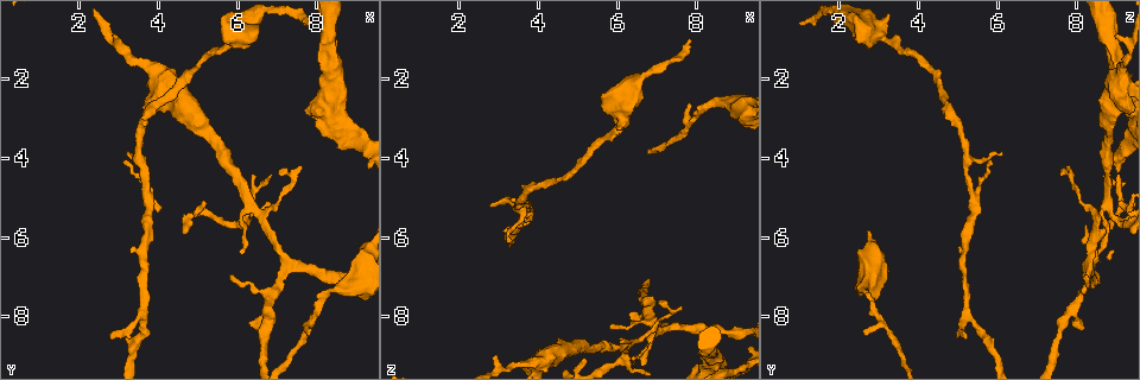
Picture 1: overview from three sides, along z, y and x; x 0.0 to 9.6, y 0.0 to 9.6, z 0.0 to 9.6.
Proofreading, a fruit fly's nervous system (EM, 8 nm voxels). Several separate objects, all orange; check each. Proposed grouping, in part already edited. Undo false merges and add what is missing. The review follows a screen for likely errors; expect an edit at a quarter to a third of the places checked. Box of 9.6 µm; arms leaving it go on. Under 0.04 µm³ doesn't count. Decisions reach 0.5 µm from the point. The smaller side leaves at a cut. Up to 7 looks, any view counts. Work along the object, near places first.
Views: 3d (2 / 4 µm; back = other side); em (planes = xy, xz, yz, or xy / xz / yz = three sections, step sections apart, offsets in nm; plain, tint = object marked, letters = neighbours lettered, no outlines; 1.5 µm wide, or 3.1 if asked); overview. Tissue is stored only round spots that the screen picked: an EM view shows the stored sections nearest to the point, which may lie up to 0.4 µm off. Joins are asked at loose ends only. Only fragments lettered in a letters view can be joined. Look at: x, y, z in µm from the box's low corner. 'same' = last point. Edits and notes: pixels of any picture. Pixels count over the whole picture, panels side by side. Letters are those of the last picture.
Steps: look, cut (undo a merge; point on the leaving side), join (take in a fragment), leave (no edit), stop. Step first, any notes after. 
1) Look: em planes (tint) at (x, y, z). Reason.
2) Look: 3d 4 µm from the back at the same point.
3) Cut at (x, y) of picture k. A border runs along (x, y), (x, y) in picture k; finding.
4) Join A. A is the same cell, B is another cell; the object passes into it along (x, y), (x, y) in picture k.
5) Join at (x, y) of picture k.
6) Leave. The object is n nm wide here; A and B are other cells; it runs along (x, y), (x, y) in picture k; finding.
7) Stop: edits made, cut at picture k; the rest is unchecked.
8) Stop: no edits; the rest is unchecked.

Look: em xz step 4 (tint) at (6.00, 0.90, 2.95).

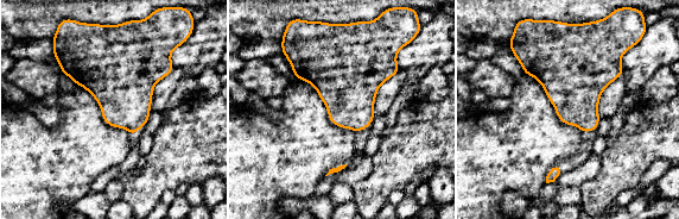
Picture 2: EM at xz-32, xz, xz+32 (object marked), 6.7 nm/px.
Look: em xz step 4 (letters) at the same point. See the neighbours.

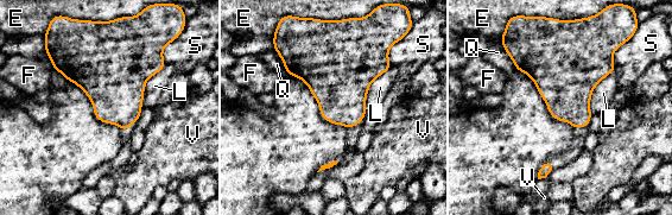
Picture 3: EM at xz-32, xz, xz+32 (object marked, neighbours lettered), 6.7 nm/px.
Leave. E, F, L, Q, S and V are other cells; a border runs along (391, 67), (372, 82), (366, 112) in picture 3; all the same cell.

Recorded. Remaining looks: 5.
Look: 3d 2 µm at (6.25, 5.20, 8.75). Sharp bend.

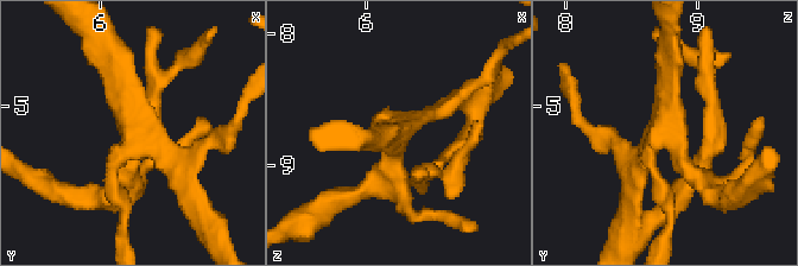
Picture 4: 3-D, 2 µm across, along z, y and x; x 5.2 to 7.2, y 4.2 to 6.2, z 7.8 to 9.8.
Look: em xz step 8 (letters) at (6.26, 5.18, 8.72).

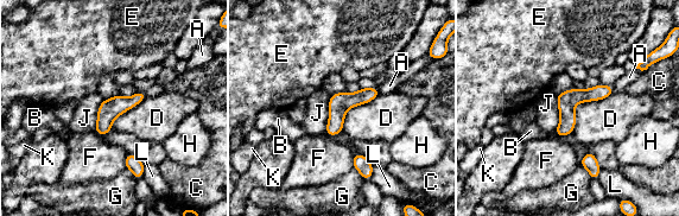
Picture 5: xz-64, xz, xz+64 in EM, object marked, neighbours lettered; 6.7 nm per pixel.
Leave. The object is 140 nm wide here; A, B, C, D, E, F, G, H, J, K and L are other cells; it runs along (610, 90), (578, 96), (558, 132) in picture 5; continuous, no second cell.

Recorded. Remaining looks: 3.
Look: em planes (letters) at (2.75, 8.55, 5.20). Thin end.

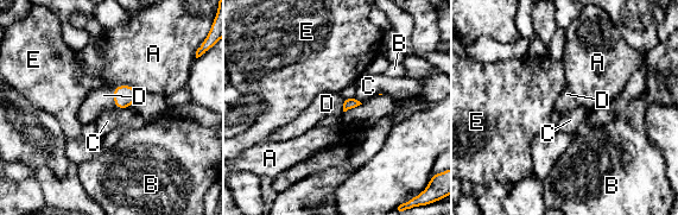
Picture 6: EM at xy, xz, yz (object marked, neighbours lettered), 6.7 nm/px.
Join at (101, 100) of picture 6. The longest contact is with A, 190 nm; D is the same cell, A, B, C and E are other cells; the object passes into it along (124, 95), (114, 99), (101, 100) in picture 6; it goes on there.

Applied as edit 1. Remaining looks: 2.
Stop: edits made, join at picture 6; the rest is unchecked.

